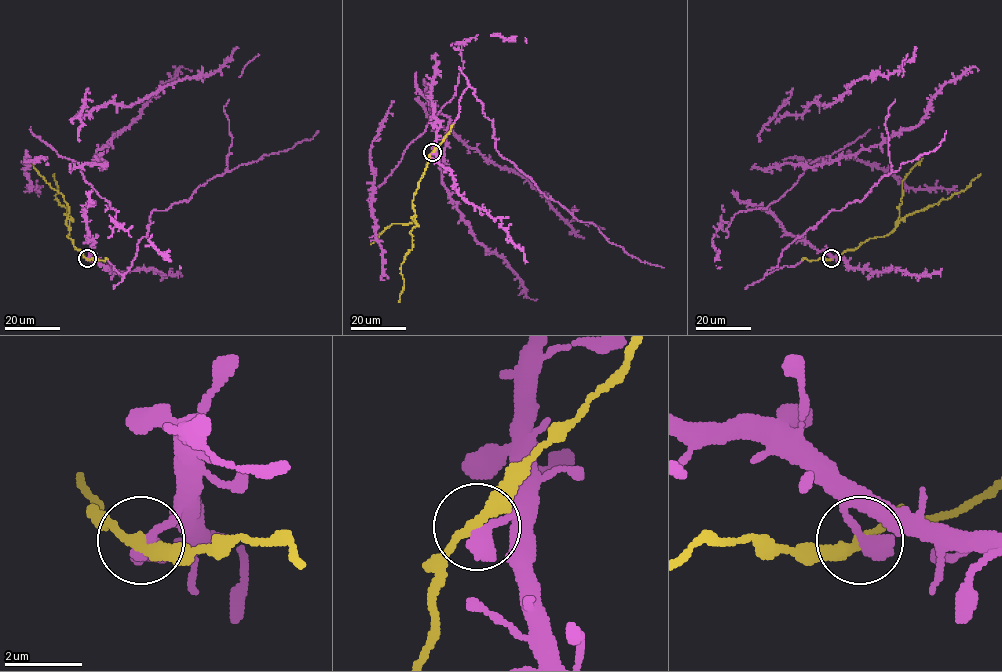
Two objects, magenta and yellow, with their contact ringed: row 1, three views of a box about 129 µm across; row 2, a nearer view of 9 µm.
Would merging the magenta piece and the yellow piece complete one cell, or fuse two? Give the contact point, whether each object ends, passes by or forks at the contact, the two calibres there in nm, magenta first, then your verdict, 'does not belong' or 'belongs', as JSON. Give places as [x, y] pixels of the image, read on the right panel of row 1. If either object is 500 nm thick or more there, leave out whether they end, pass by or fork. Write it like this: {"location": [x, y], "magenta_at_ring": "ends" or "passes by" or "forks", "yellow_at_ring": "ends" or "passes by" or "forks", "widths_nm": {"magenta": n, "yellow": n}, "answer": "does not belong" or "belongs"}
{"location": [831, 258], "magenta_at_ring": "ends", "yellow_at_ring": "passes by", "widths_nm": {"magenta": 480, "yellow": 280}, "answer": "belongs"}

